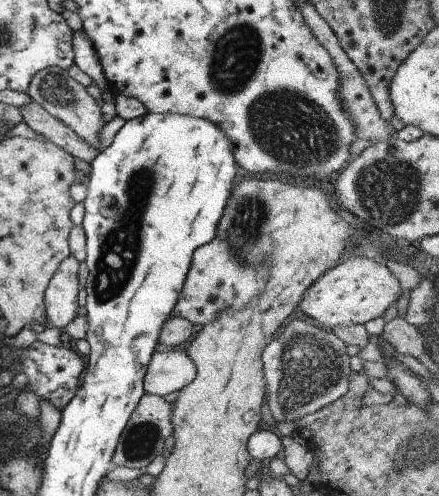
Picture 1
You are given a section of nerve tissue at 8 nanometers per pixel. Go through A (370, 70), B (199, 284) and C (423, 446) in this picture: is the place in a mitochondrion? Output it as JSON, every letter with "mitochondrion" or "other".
{"A":"other","B":"other","C":"mitochondrion"}

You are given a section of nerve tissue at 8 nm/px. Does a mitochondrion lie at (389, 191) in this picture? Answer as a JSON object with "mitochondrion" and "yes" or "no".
{"mitochondrion":"yes"}

